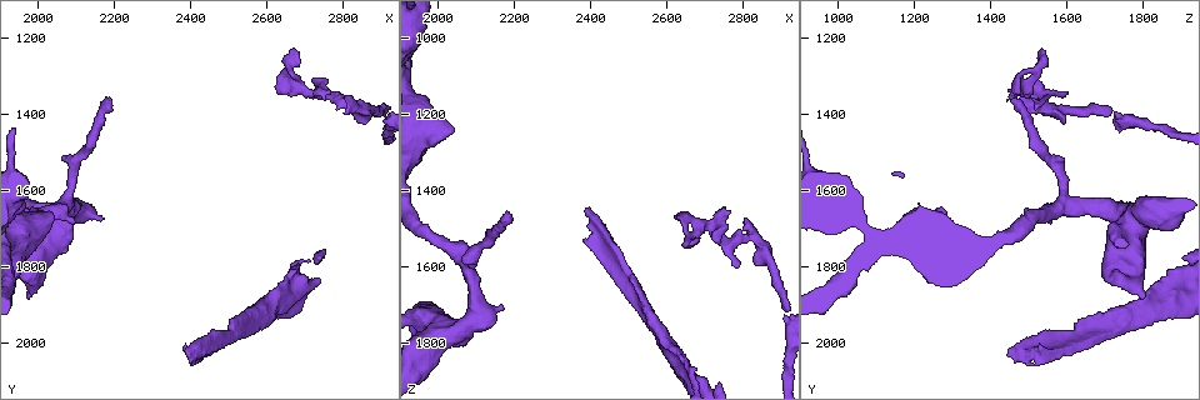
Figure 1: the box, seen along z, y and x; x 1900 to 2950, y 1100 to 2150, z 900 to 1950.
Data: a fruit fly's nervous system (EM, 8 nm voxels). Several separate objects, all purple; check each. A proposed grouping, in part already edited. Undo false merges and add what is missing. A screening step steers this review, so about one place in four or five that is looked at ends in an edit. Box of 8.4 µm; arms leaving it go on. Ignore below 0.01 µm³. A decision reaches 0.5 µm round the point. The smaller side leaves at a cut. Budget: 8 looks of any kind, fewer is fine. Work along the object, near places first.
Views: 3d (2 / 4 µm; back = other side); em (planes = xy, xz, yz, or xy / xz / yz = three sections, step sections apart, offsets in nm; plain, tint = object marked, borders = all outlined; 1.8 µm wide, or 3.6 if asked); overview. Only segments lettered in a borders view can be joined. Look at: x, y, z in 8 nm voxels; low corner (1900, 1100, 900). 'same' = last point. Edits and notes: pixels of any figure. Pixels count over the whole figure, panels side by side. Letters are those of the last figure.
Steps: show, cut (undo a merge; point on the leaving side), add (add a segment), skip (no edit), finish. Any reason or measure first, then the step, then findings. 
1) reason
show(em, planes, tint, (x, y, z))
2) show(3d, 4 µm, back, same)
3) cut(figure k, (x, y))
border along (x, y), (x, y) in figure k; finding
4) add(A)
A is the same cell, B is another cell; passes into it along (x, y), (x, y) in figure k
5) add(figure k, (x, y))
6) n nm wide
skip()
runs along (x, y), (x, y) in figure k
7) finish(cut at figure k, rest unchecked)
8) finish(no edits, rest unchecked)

an open end
show(em, xz, step 8, borders, (2390, 2020, 1445))

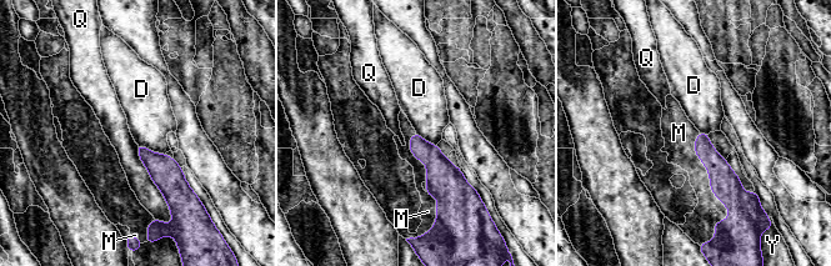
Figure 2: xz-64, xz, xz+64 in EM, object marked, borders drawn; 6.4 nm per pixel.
show(em, yz, step 8, borders, same)

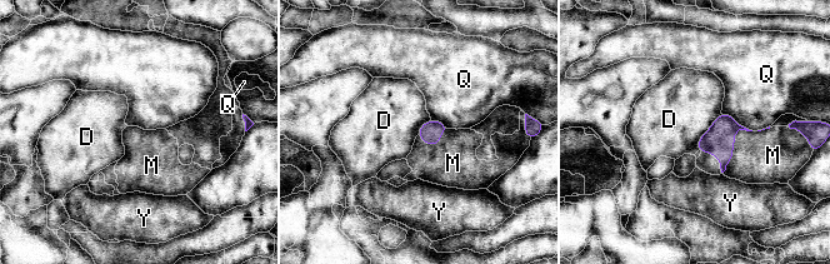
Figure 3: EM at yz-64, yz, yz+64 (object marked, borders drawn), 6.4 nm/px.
add(M)
M is the same cell, D, Q and Y are other cells; passes into it along (718, 140), (733, 145), (766, 157) in figure 3; it goes on there

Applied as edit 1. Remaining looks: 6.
show(em, planes, borders, (2180, 1360, 1460))

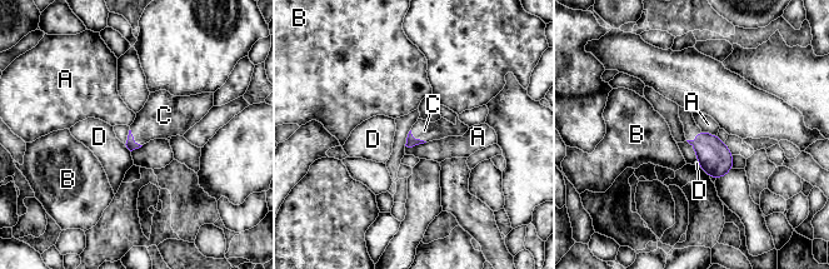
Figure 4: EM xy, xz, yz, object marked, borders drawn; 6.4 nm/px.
add(C)
C is the same cell, A, B and D are other cells; passes into it along (130, 144), (133, 138), (164, 115) in figure 4; the neuron continues

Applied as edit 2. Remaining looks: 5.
see it whole again
show(overview)

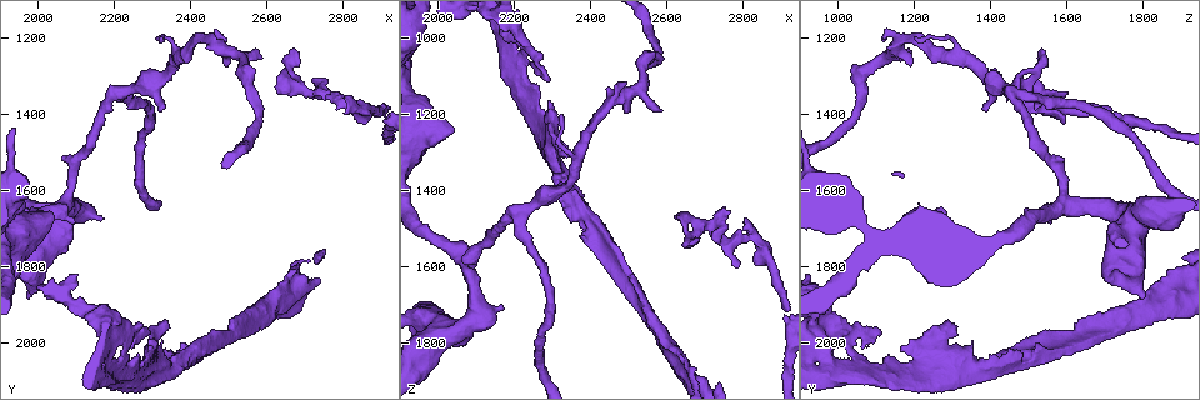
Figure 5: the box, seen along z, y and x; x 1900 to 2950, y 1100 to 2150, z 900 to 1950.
sharp bend
show(em, yz, step 16, tint, (2180, 2050, 980))

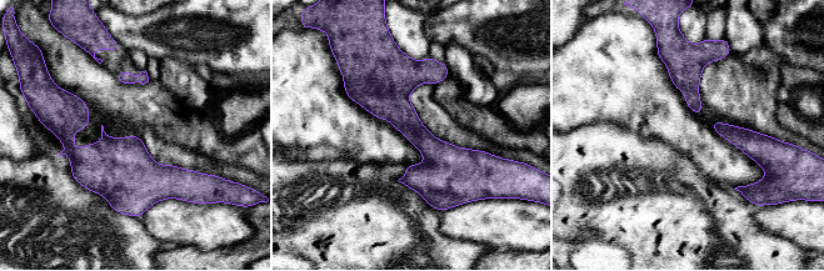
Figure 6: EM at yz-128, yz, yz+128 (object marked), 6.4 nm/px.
show(em, planes, tint, same)

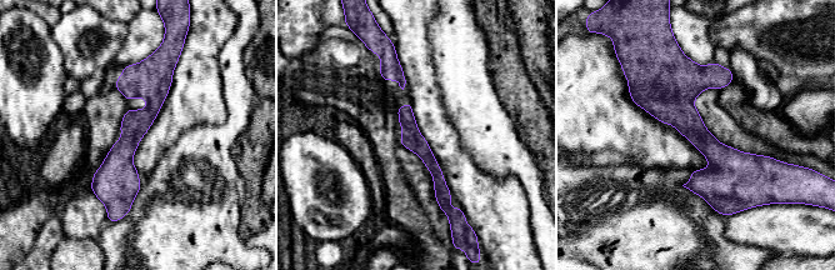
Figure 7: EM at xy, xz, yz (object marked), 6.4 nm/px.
show(em, planes, borders, same)

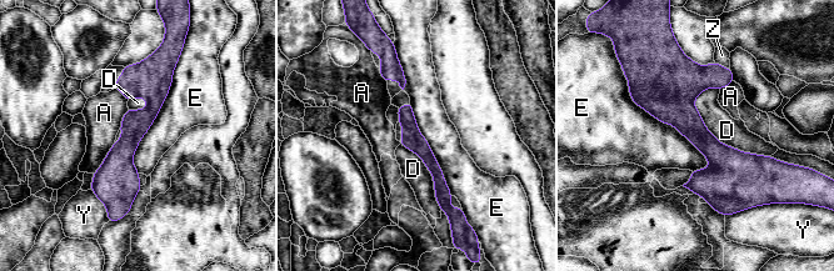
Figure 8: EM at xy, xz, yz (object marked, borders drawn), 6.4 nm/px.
skip()
A, D, E, Y and Z are other cells; runs along (150, 63), (153, 109), (123, 150), (123, 210) in figure 8; one neuron here

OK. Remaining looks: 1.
finish(add at figure 3, add at figure 4, rest unchecked)

